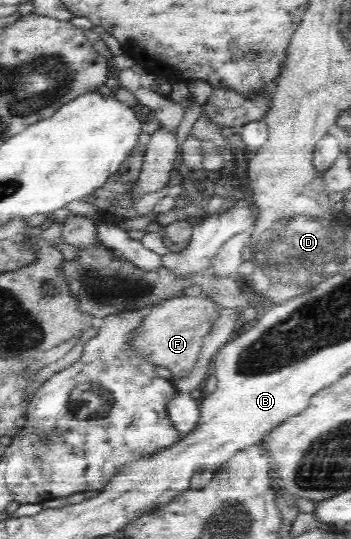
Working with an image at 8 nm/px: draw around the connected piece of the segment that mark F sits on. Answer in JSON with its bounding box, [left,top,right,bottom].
[135,293,223,384]

